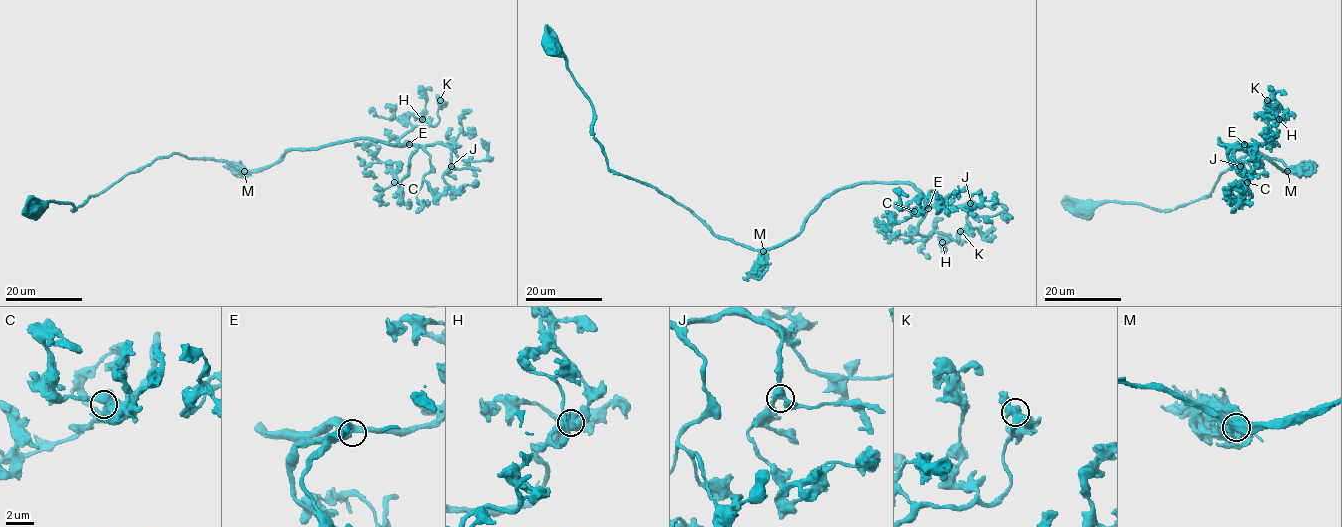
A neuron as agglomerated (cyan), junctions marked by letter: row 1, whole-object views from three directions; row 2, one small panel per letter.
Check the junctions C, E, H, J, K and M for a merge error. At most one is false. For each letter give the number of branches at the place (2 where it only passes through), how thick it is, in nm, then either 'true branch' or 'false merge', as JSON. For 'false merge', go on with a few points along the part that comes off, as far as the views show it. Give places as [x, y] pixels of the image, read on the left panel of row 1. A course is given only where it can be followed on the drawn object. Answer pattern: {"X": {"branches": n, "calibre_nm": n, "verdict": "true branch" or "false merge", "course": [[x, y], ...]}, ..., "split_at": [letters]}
{"C": {"branches": 3, "calibre_nm": 550, "verdict": "true branch"}, "E": {"branches": 3, "calibre_nm": 500, "verdict": "true branch"}, "H": {"branches": 3, "calibre_nm": 550, "verdict": "true branch"}, "J": {"branches": 3, "calibre_nm": 460, "verdict": "true branch"}, "K": {"branches": 3, "calibre_nm": 500, "verdict": "true branch"}, "M": {"branches": 3, "calibre_nm": 550, "verdict": "true branch"}, "split_at": []}

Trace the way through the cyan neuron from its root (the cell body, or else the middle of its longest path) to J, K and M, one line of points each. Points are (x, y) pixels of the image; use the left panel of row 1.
J: (35, 206), (68, 202), (73, 211), (173, 153), (259, 170), (292, 149), (374, 139), (447, 144), (451, 166)
K: (35, 206), (73, 211), (173, 153), (259, 170), (343, 140), (403, 144), (438, 122), (440, 100)
M: (35, 206), (68, 202), (73, 211), (128, 173), (173, 153), (224, 161), (244, 171)

